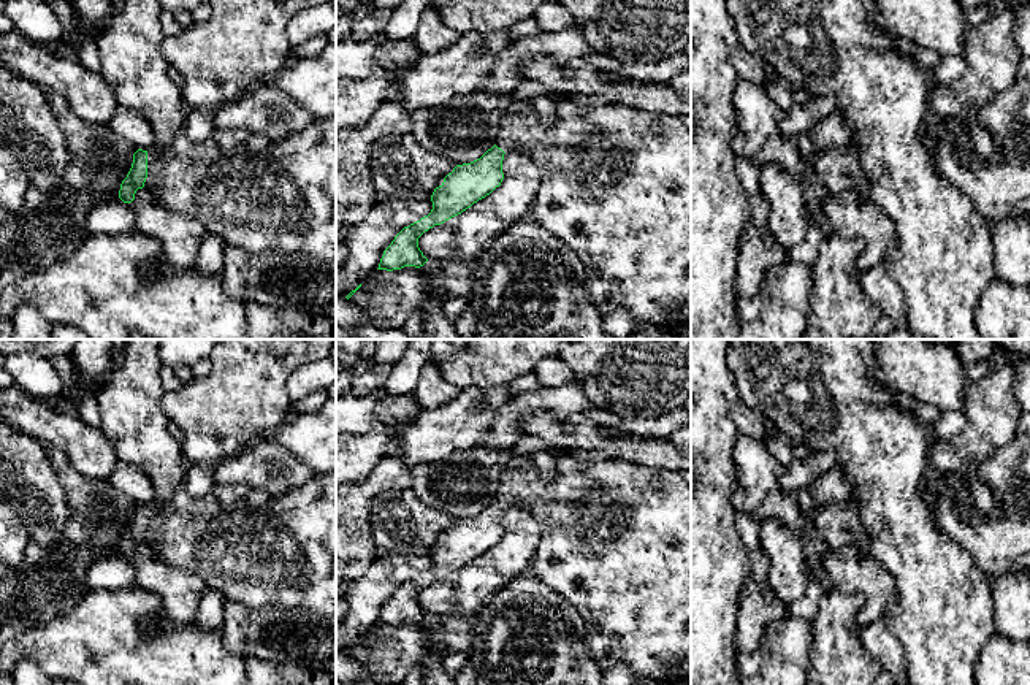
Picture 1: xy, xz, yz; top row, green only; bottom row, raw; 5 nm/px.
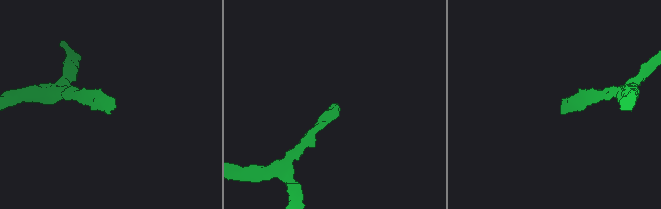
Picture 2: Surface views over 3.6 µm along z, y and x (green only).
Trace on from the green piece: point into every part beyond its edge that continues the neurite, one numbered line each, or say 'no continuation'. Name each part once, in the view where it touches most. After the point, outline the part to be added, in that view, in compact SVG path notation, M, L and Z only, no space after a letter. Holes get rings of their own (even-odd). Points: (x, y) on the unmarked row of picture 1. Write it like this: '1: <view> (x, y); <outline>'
1: xy (259, 549); M336 471L315 474L304 485L280 493L242 484L216 484L204 496L193 499L181 487L165 506L147 506L144 542L170 566L201 576L208 588L249 610L306 609L336 617Z

